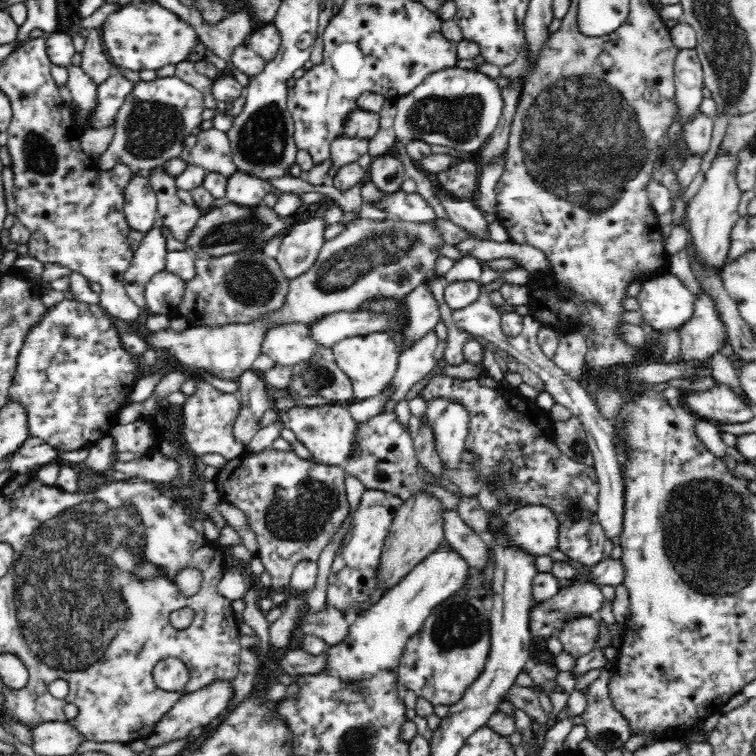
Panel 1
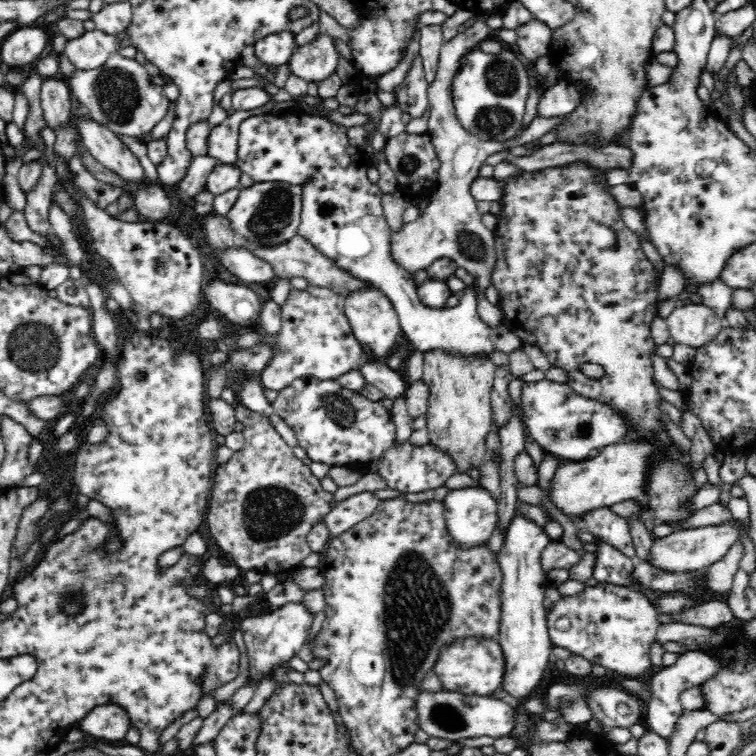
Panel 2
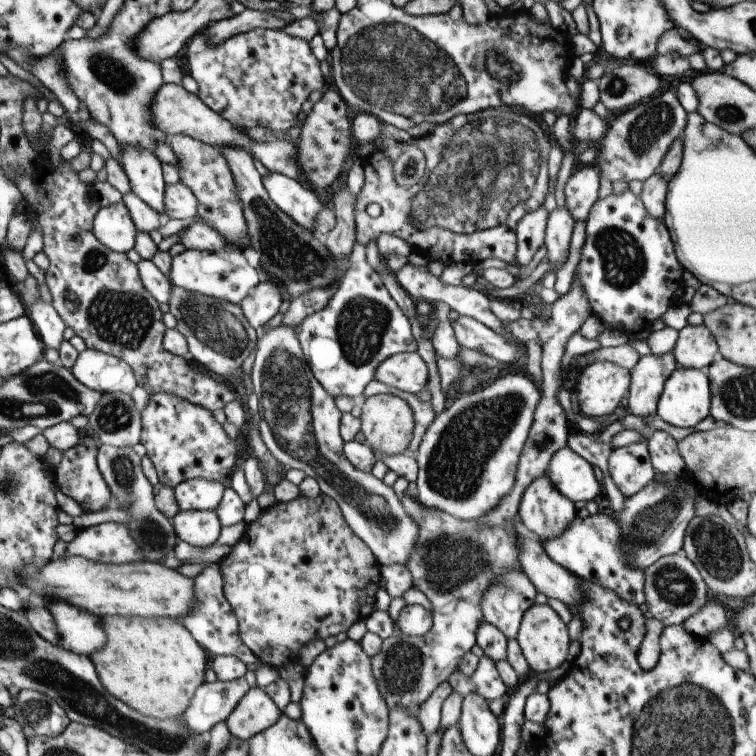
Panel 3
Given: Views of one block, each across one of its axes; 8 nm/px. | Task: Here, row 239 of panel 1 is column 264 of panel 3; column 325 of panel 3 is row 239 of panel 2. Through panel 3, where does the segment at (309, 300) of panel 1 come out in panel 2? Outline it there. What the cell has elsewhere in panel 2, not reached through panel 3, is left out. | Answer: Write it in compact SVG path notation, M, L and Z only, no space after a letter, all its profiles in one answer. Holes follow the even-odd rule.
M489 14L474 16L476 22L452 40L445 42L440 50L436 80L427 90L429 117L426 133L430 136L440 161L437 184L431 190L427 207L421 216L403 223L397 231L392 231L389 244L392 258L410 274L425 270L438 258L449 258L474 277L479 291L485 291L491 285L491 274L496 262L495 233L482 223L482 214L478 212L476 200L469 191L470 185L478 178L478 170L485 164L486 158L505 149L510 152L514 147L528 146L554 130L562 118L536 116L517 139L505 142L480 141L458 122L451 92L452 80L455 80L456 74L460 71L464 56L491 37L492 30L486 24L488 16Z

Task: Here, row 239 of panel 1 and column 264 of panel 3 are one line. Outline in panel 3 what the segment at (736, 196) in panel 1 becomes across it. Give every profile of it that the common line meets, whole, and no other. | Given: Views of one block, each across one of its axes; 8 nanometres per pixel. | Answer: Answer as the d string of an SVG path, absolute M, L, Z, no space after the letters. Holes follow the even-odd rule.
M250 687L228 716L226 724L232 736L247 741L276 724L282 714L265 689Z

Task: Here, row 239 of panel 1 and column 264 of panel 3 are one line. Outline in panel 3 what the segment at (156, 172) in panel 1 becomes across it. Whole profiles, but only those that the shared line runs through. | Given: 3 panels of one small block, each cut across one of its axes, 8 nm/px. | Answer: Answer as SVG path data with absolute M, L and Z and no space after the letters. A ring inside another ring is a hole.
M280 173L268 174L262 177L262 182L270 198L284 214L306 230L314 228L314 218L324 206L318 196L306 188L307 184Z

